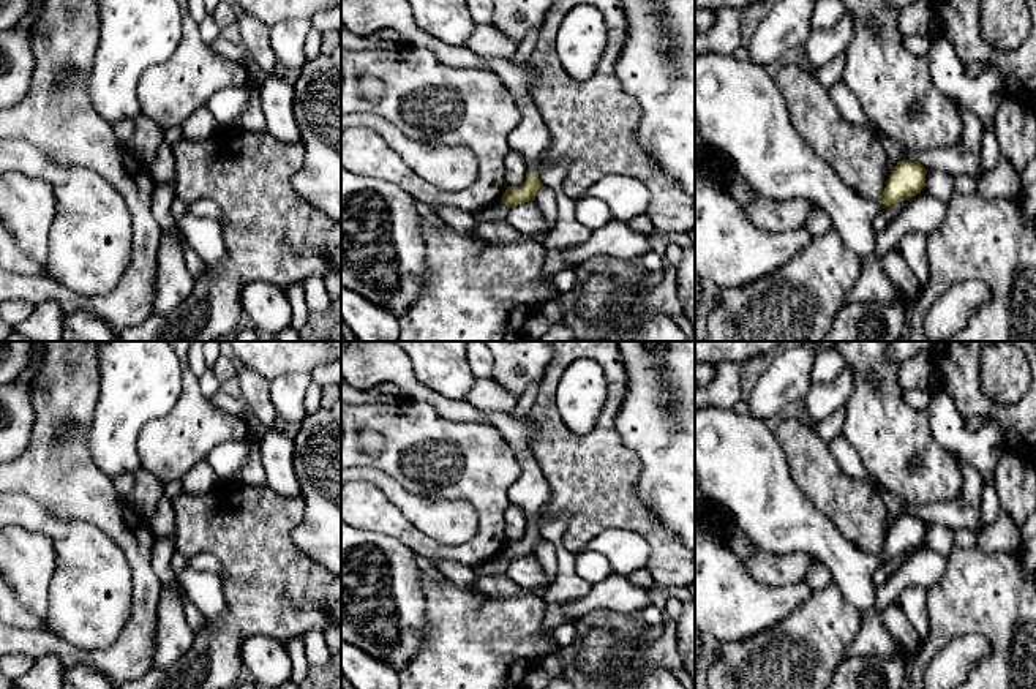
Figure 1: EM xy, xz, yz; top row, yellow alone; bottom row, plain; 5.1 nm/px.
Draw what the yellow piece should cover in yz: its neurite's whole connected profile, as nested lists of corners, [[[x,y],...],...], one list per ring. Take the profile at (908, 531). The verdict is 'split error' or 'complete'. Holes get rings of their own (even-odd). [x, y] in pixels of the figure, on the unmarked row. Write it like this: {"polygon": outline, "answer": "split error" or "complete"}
{"polygon": [[[695,408],[695,473],[706,501],[726,512],[761,550],[775,555],[807,553],[831,572],[839,593],[861,615],[861,629],[843,659],[888,657],[895,651],[895,640],[876,608],[873,572],[884,561],[910,553],[925,540],[927,523],[922,518],[902,514],[878,553],[859,550],[794,484],[775,433],[750,414],[739,416],[731,409]]], "answer": "split error"}

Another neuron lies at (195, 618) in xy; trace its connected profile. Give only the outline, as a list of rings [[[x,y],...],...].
[[[183,596],[183,613],[188,626],[197,632],[207,624],[207,618],[201,613],[201,610],[188,599],[188,596]]]

